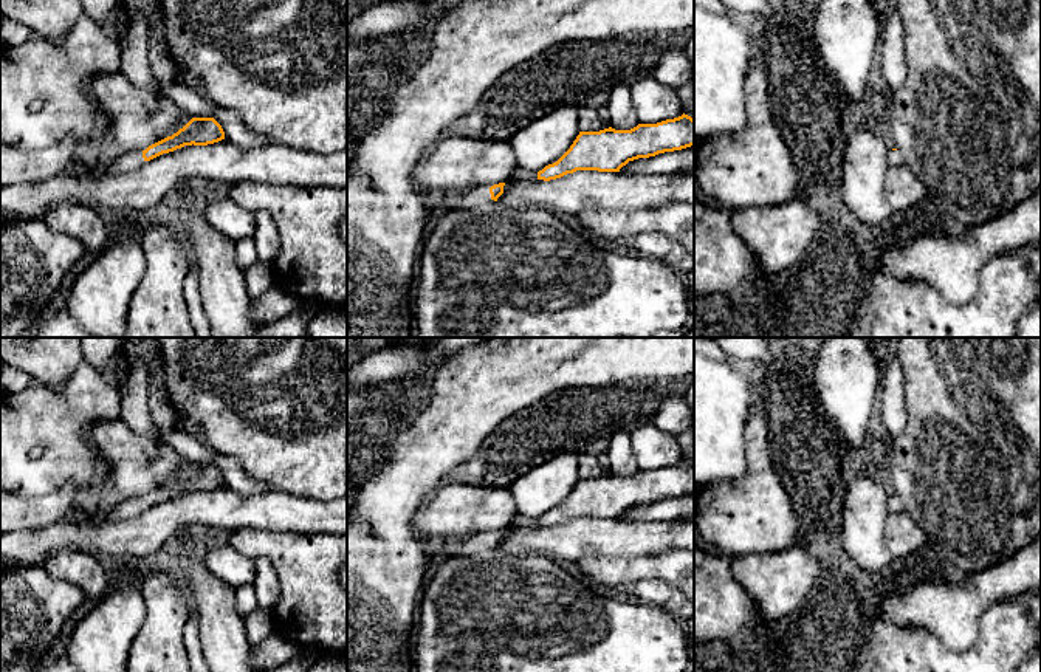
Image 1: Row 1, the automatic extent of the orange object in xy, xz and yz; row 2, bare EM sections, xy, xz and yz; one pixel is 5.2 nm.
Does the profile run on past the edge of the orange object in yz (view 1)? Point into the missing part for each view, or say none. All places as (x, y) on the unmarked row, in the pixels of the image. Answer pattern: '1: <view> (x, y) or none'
1: yz (896, 504)

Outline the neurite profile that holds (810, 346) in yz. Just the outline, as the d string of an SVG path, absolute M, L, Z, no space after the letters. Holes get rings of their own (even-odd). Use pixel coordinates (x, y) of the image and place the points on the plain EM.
M801 338L804 356L815 364L815 356L827 338Z

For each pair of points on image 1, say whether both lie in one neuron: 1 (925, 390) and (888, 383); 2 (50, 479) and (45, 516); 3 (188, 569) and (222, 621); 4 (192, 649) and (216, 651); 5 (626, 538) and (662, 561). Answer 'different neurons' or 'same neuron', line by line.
1: different neurons
2: different neurons
3: same neuron
4: different neurons
5: different neurons

